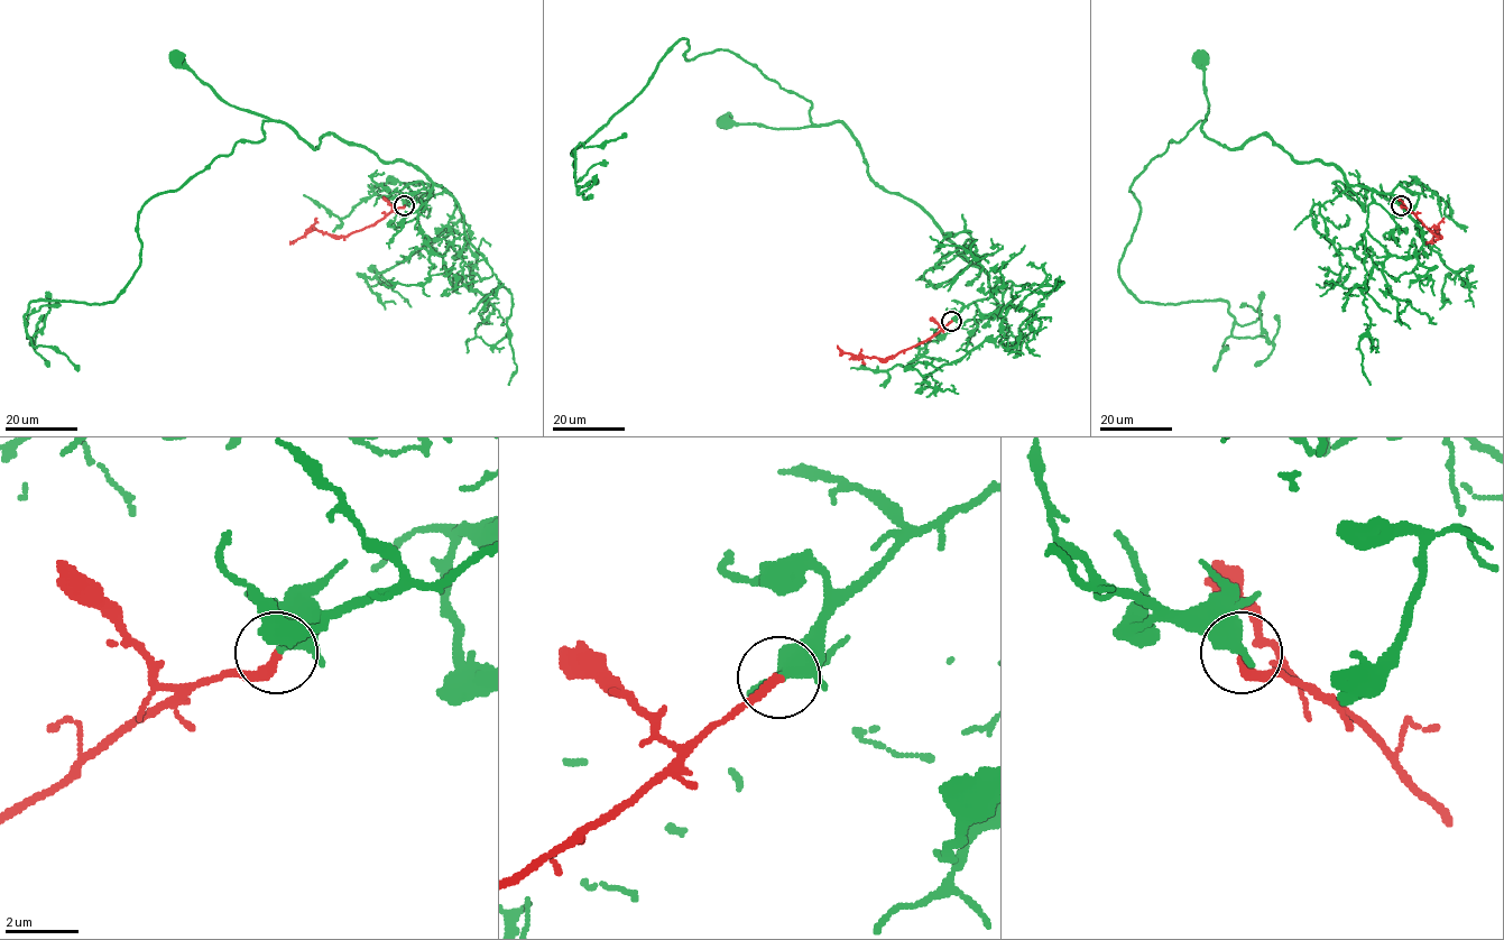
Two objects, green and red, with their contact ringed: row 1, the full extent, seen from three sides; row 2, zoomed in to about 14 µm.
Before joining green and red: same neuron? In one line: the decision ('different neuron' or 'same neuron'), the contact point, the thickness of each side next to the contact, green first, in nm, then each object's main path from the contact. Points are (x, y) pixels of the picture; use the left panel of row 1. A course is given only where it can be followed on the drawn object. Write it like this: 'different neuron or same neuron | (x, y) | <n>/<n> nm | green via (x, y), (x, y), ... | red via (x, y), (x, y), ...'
same neuron | (404, 205) | 300/280 nm | green via (404, 205), (444, 190), (412, 164), (383, 162), (331, 134), (315, 149), (286, 125), (225, 103), (178, 57) | red via (404, 205), (347, 236), (333, 238), (310, 229), (289, 243)

